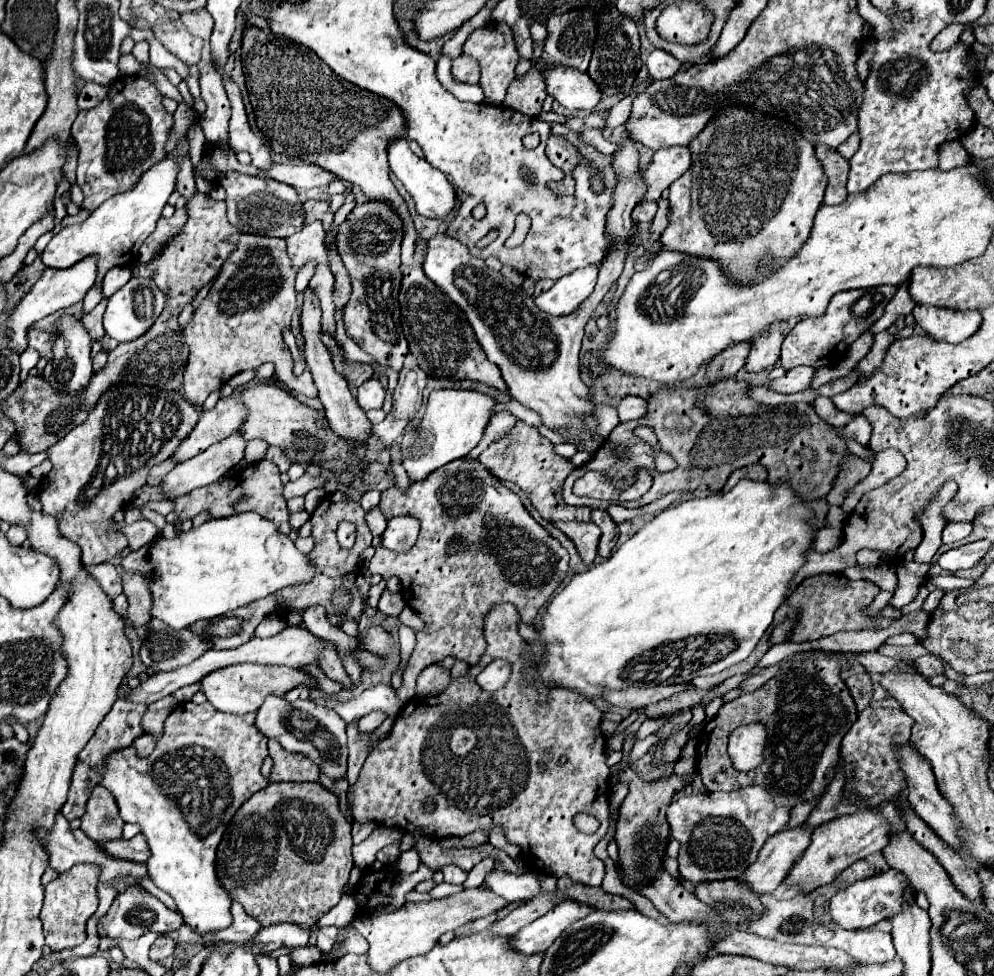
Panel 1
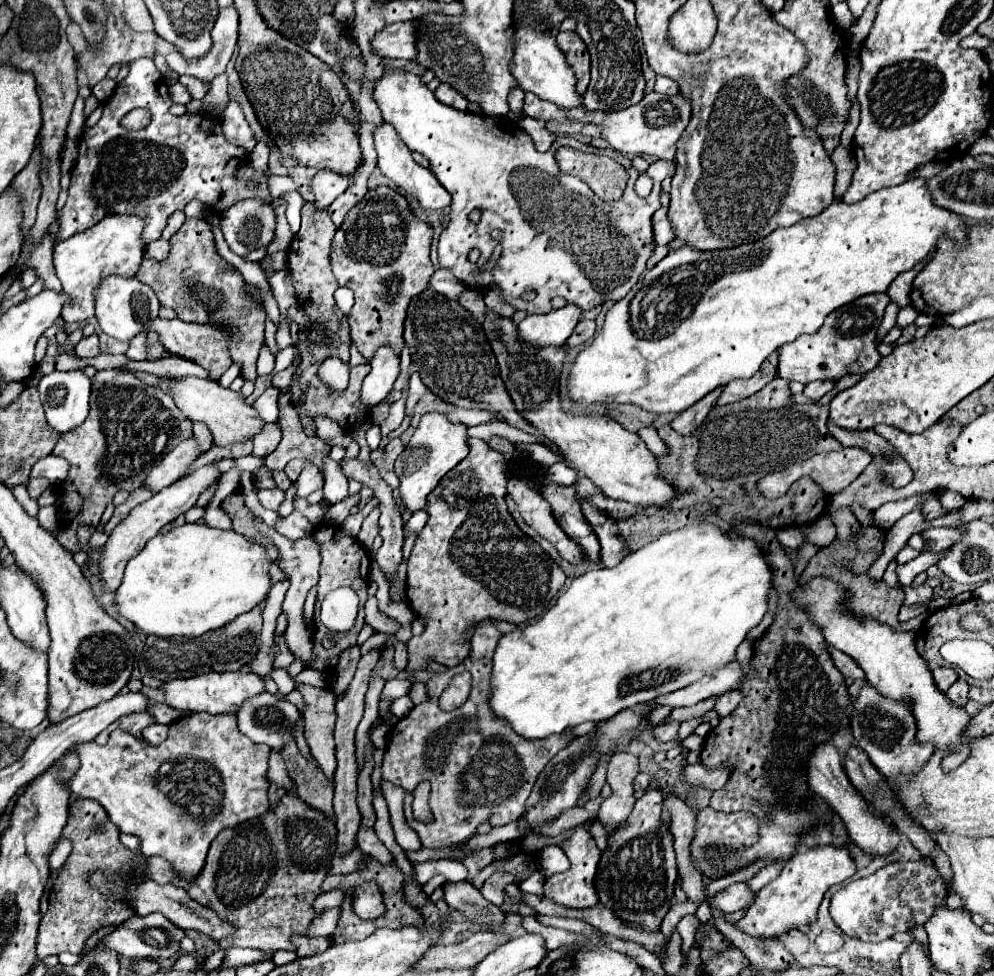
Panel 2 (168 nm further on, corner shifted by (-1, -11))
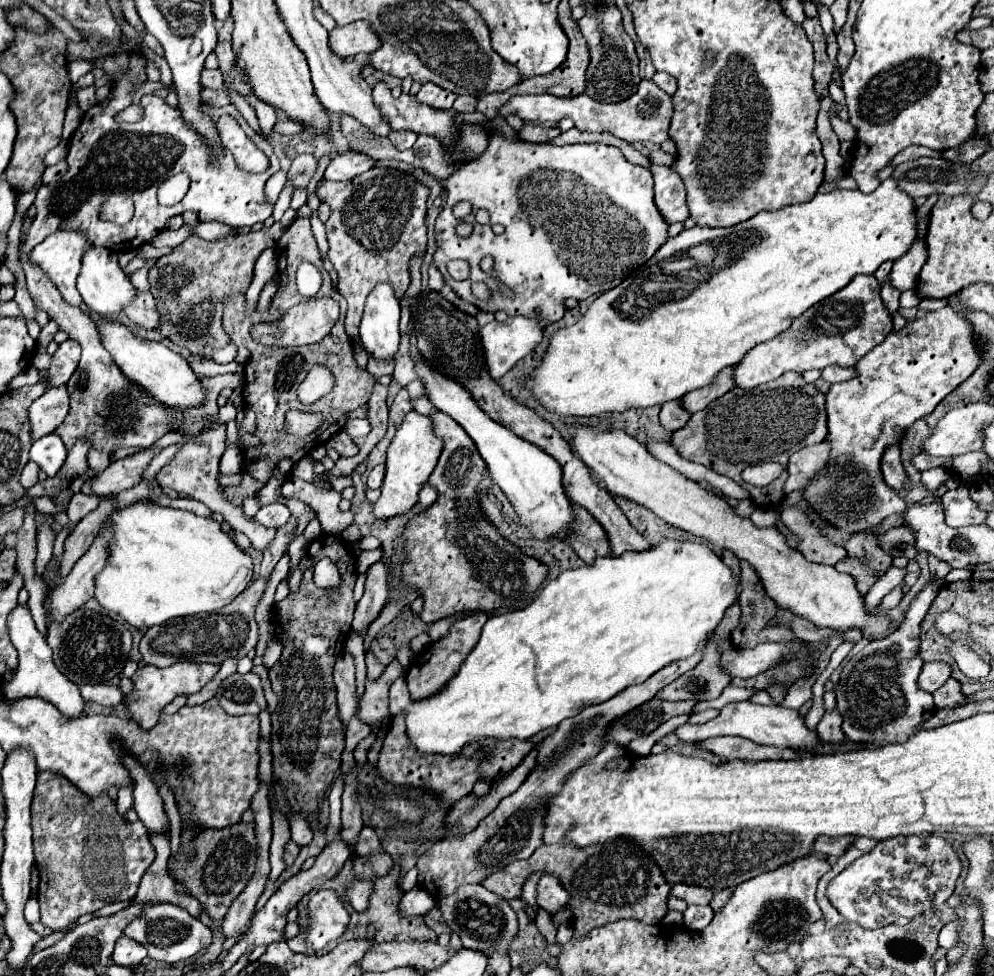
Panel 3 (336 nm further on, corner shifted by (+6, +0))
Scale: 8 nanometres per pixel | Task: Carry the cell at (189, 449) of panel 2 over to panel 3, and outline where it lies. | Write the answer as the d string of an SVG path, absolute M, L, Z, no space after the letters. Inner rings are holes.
M145 450L141 454L135 454L135 456L109 464L107 470L103 470L101 474L97 474L95 478L89 480L93 494L107 496L107 494L115 494L115 492L133 488L135 484L139 484L143 470L147 468L147 464L151 462L151 458L157 452L159 450Z

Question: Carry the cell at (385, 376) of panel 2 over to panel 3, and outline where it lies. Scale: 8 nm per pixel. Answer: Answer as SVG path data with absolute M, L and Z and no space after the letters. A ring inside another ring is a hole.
M389 282L377 284L367 296L359 336L377 360L391 360L399 346L399 300Z

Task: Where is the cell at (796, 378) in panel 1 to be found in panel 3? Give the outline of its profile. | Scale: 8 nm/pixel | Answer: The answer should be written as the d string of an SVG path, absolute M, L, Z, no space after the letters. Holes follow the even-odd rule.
M831 364L831 366L827 366L825 370L823 370L823 378L827 380L827 382L831 382L831 384L835 384L835 382L845 382L845 380L851 380L851 378L855 378L859 372L851 366L851 368L843 368L843 366L837 366L837 364Z

